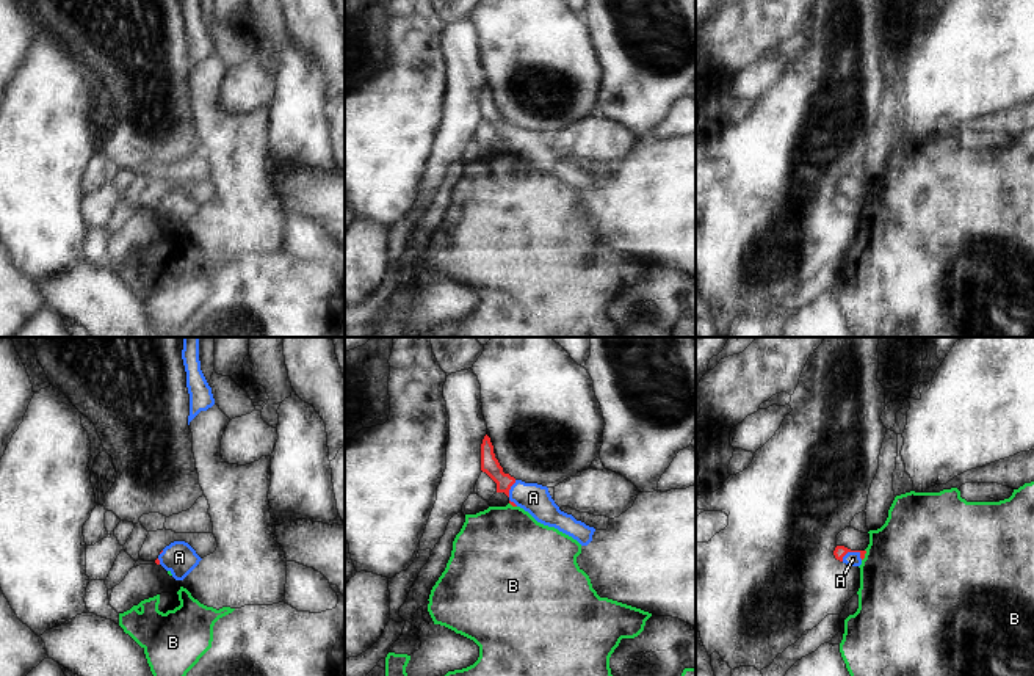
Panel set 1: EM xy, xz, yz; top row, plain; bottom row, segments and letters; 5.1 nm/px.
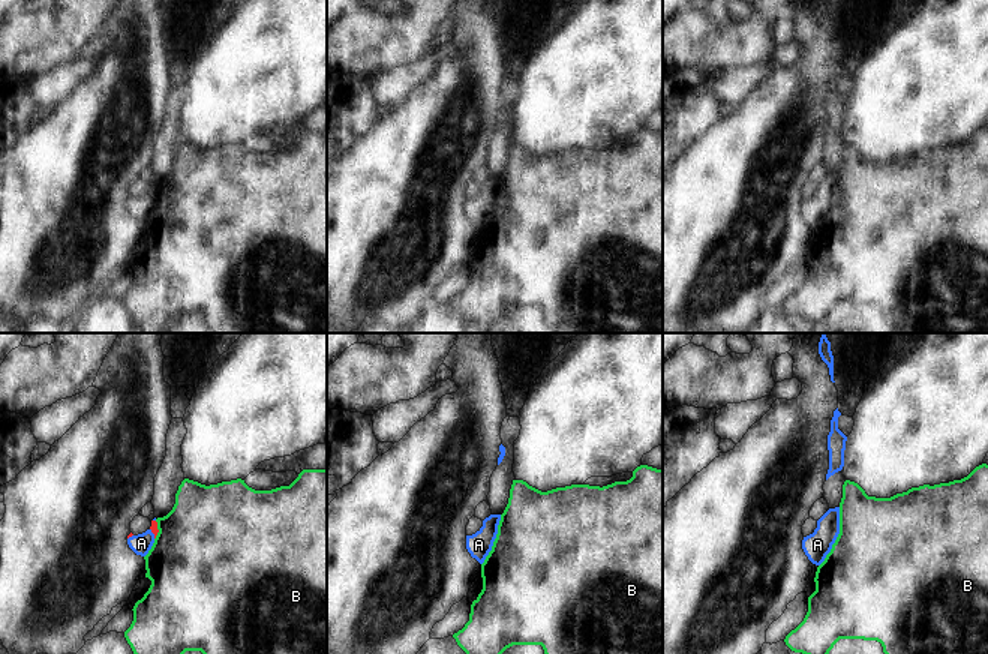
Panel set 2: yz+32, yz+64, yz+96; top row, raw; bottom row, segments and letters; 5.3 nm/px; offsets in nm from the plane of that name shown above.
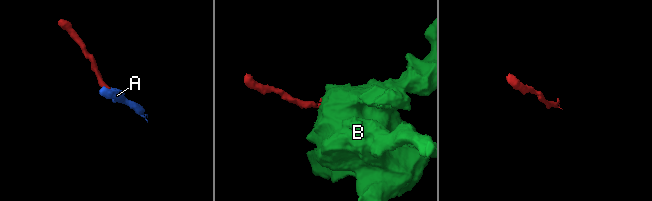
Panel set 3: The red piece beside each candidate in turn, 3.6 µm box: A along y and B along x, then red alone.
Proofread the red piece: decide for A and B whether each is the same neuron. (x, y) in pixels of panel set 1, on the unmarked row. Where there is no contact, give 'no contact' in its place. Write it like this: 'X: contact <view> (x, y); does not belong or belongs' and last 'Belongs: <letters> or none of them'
A: contact yz (851, 199); belongs
B: contact yz (864, 204); does not belong
Belongs: A

